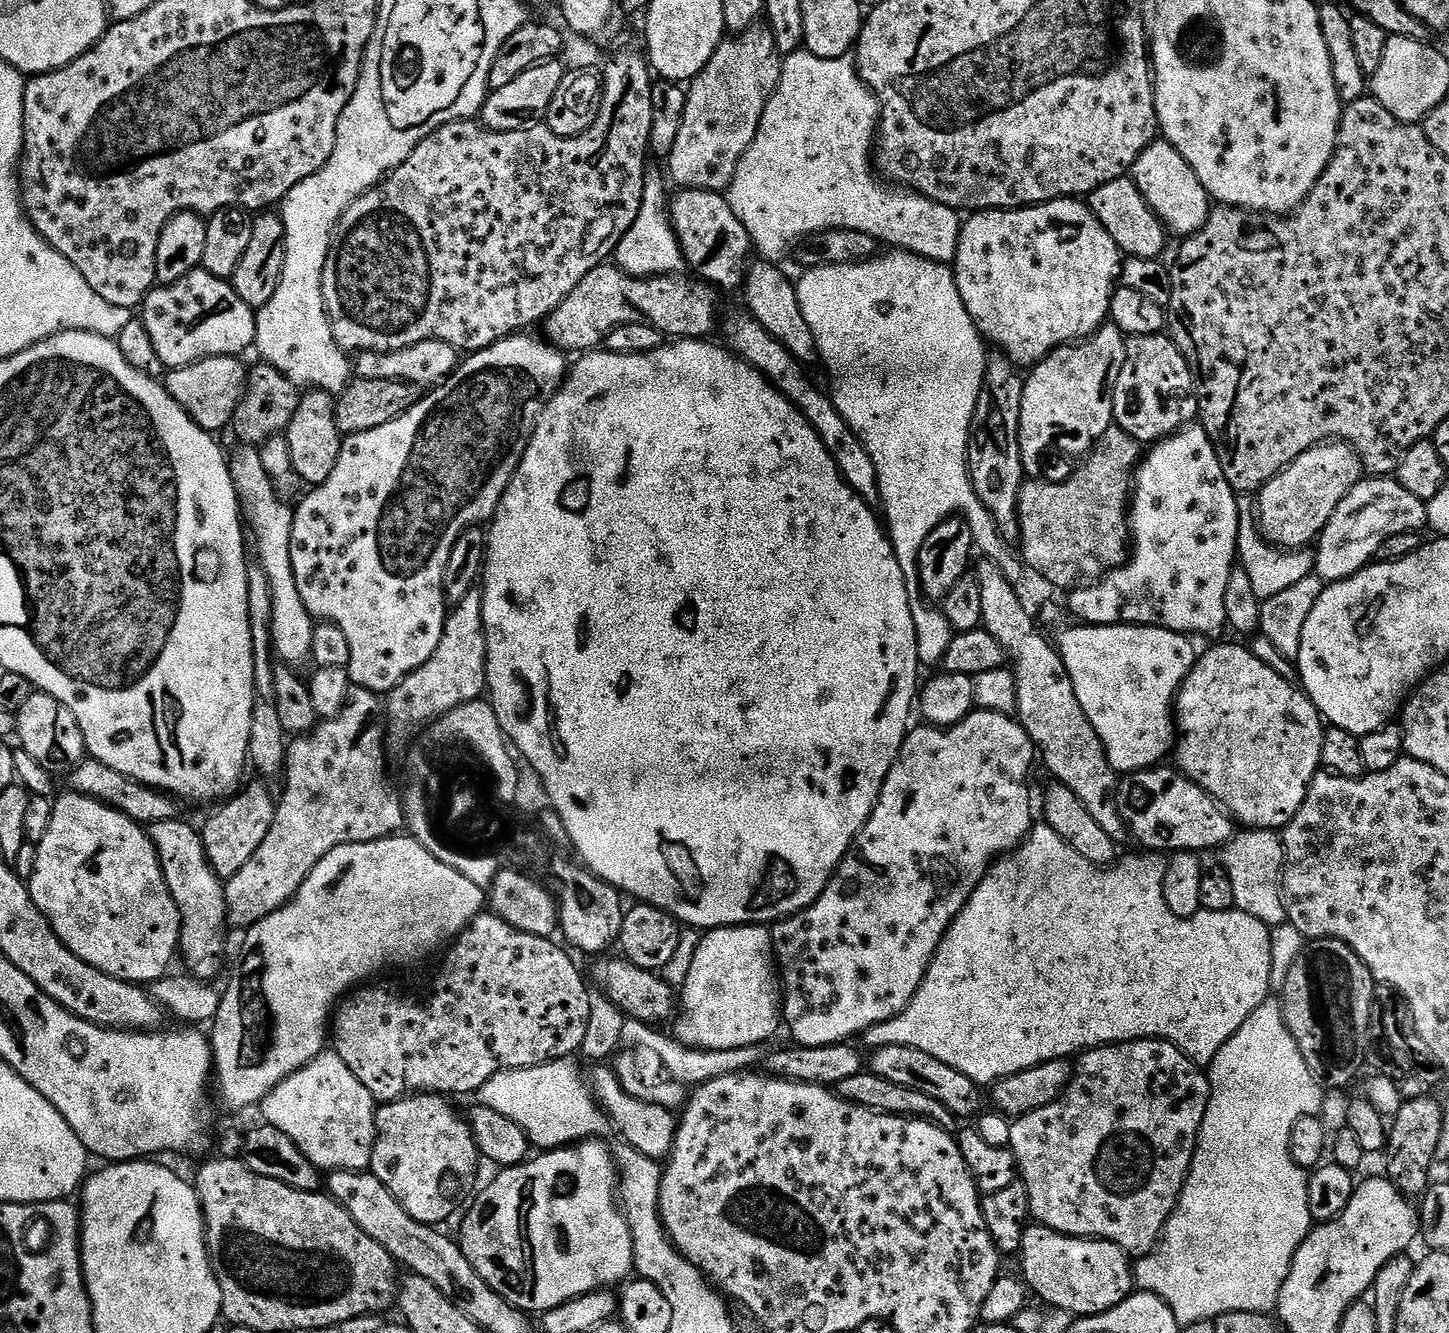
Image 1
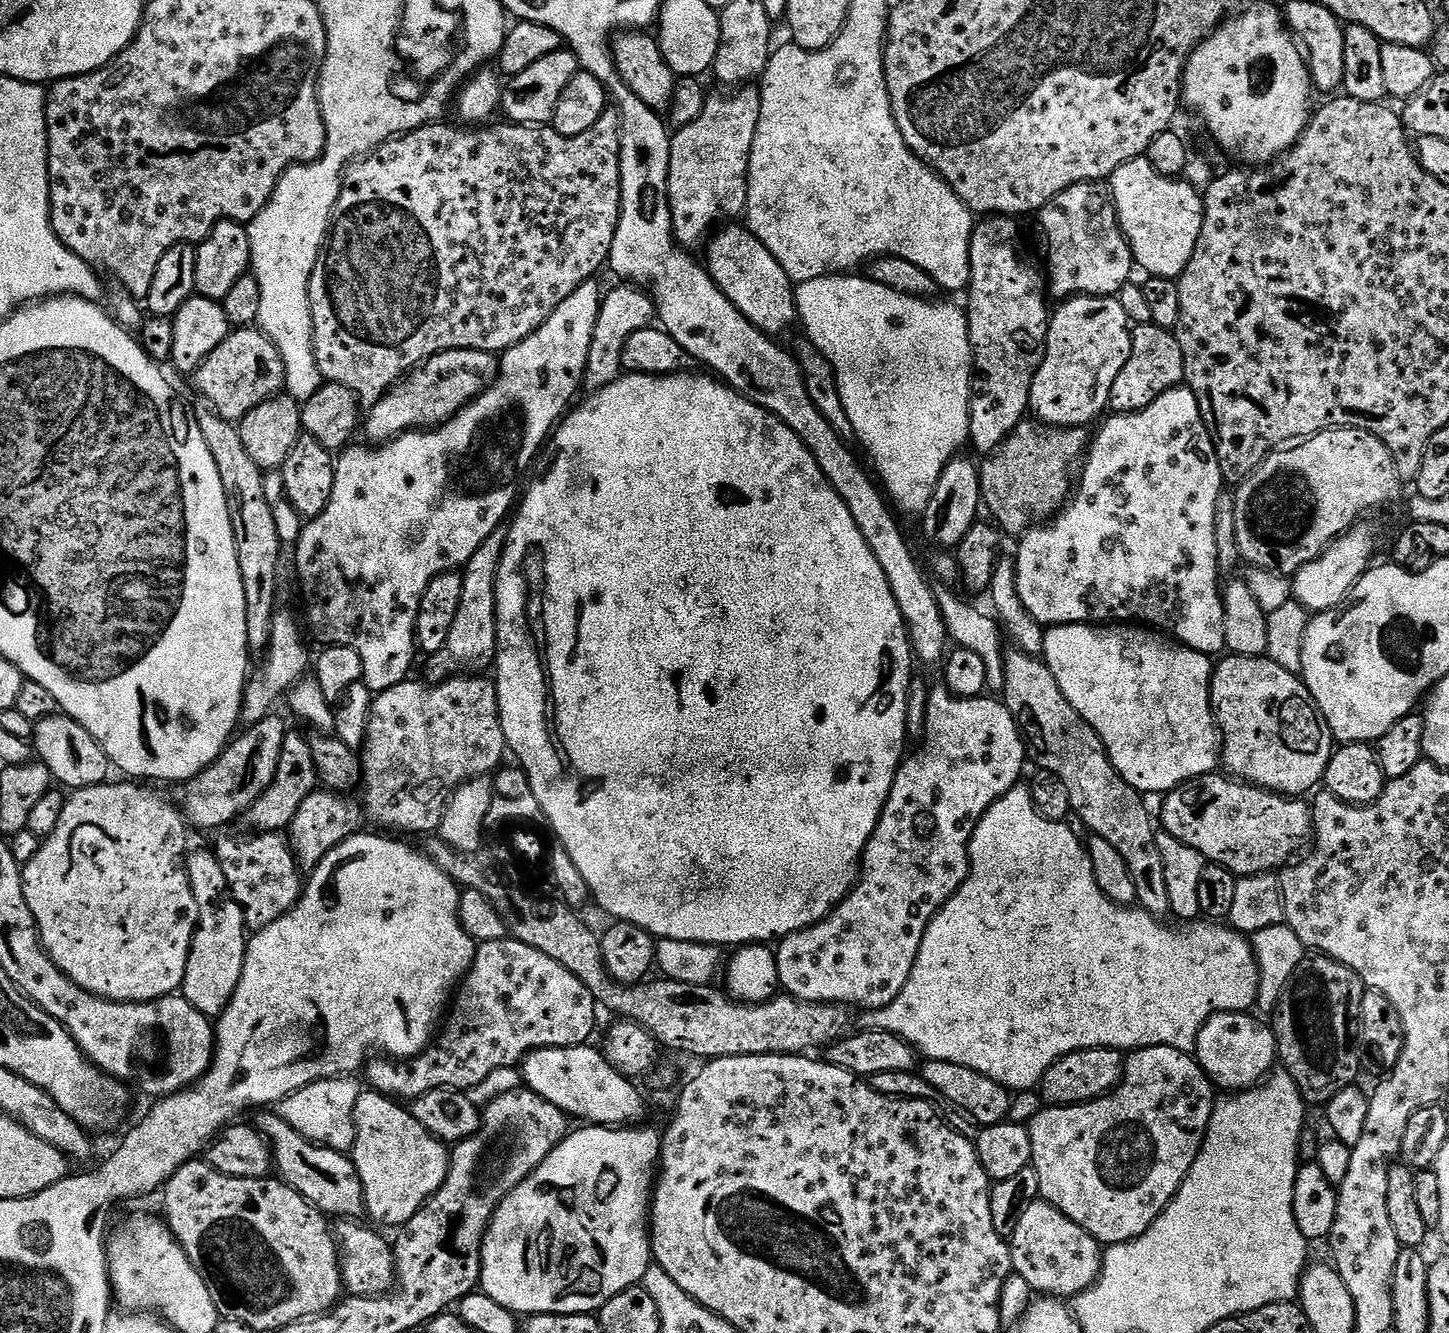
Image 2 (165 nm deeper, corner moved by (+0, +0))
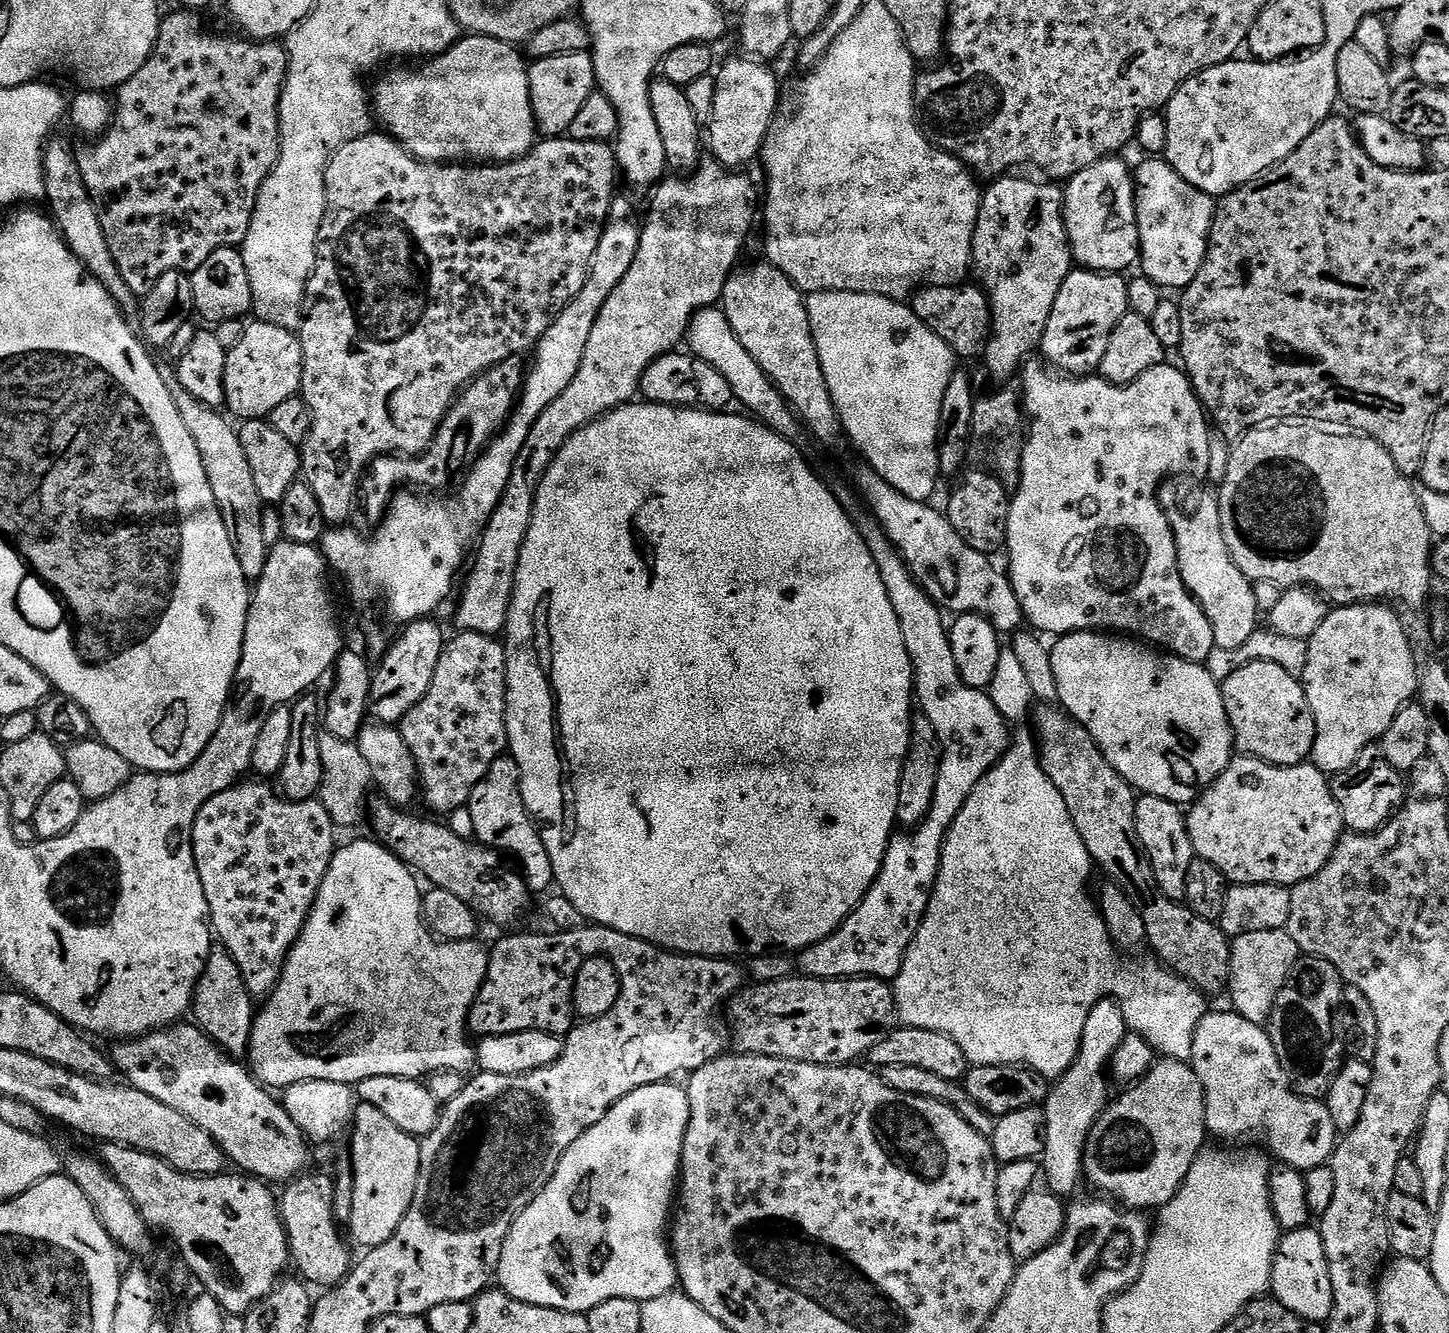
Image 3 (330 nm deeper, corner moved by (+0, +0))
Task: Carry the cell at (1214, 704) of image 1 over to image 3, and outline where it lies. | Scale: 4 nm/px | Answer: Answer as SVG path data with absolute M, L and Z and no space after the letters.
M1250 661L1248 665L1242 666L1222 681L1222 687L1226 714L1232 727L1232 738L1235 747L1243 755L1265 760L1267 764L1278 764L1283 768L1305 763L1311 757L1316 741L1316 727L1314 714L1310 710L1303 683L1299 679L1292 677L1274 662Z

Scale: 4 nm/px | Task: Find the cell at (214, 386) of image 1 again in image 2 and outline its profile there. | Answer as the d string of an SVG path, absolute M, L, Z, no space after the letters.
M255 327L229 331L226 342L222 342L222 346L214 350L214 354L210 354L200 363L200 367L194 373L194 379L196 379L197 390L208 399L207 407L217 412L223 420L233 422L246 418L246 414L250 414L254 406L266 402L271 396L279 396L285 391L282 354L278 354L278 346L274 346L274 342L270 342L270 338L266 338L264 333Z

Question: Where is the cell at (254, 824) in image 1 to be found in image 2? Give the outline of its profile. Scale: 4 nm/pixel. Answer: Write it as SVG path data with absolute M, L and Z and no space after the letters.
M285 731L284 741L282 742L282 758L278 762L278 774L274 774L274 782L259 796L254 803L244 813L243 823L248 823L249 829L261 832L278 832L283 833L285 830L291 829L294 822L294 814L298 814L298 806L302 806L302 802L306 802L306 798L310 798L310 794L317 791L318 777L316 767L314 766L314 754L310 750L310 739L307 735L303 736L300 732Z

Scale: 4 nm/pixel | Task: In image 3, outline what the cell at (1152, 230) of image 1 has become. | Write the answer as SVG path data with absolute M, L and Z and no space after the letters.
M1144 158L1134 168L1136 217L1140 235L1140 258L1143 275L1161 290L1183 290L1202 270L1208 249L1212 216L1216 212L1213 197L1194 187L1191 180L1178 174L1163 158Z

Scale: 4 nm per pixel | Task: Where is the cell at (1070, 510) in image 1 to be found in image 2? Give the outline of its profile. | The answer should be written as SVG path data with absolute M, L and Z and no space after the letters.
M1025 418L1021 420L1020 425L1017 426L1015 432L1012 433L1011 436L1008 437L1006 442L1002 442L1002 446L998 451L993 452L991 456L987 457L979 465L980 470L980 499L982 501L983 507L986 509L986 512L989 512L991 519L994 521L997 528L1000 529L1001 533L1005 537L1013 536L1013 538L1019 538L1024 535L1024 533L1029 532L1031 528L1037 527L1049 520L1052 519L1053 516L1056 515L1057 512L1060 511L1061 508L1064 507L1065 504L1068 503L1070 499L1070 493L1074 488L1074 476L1071 476L1068 473L1068 464L1072 464L1076 460L1076 456L1083 457L1085 455L1086 449L1090 443L1090 432L1087 427L1083 428L1054 428L1051 426L1045 426L1035 419Z

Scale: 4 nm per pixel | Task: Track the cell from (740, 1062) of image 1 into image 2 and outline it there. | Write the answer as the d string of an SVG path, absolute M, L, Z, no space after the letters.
M1017 786L1011 788L1009 792L1002 794L1002 798L998 798L998 802L994 802L988 807L986 814L982 814L982 818L978 821L975 830L972 832L972 841L968 843L968 877L962 882L960 889L940 907L938 914L930 922L930 926L926 926L926 934L922 938L922 946L918 950L918 958L914 962L914 970L910 970L910 978L906 978L906 986L902 986L902 994L898 994L898 998L894 998L894 1002L890 1002L885 1008L865 1011L863 1015L861 1015L864 1016L861 1018L859 1024L861 1029L898 1034L907 1044L911 1044L921 1057L929 1060L950 1062L954 1066L966 1066L970 1070L978 1070L978 1074L982 1074L986 1078L994 1078L994 1082L1006 1086L1009 1092L1019 1094L1019 1092L1028 1092L1031 1088L1032 1091L1039 1089L1041 1078L1043 1078L1046 1074L1046 1070L1054 1061L1061 1060L1064 1056L1081 1052L1087 1048L1135 1050L1138 1048L1149 1048L1150 1046L1170 1046L1174 1050L1182 1050L1189 1054L1195 1053L1198 1034L1202 1030L1202 1026L1206 1026L1206 1022L1214 1014L1218 1014L1219 1012L1248 1012L1257 1007L1256 999L1259 994L1260 980L1259 966L1256 964L1252 941L1245 933L1236 931L1235 928L1224 922L1188 922L1183 926L1176 926L1180 928L1171 928L1170 925L1164 924L1168 922L1152 916L1139 906L1125 906L1112 903L1110 898L1106 898L1106 894L1102 894L1102 890L1098 890L1098 882L1094 882L1094 866L1090 862L1090 854L1088 853L1085 841L1083 839L1079 840L1079 838L1076 837L1074 829L1067 828L1066 825L1059 824L1056 820L1047 820L1047 818L1036 809L1036 804L1032 801L1031 790L1024 787L1025 786Z

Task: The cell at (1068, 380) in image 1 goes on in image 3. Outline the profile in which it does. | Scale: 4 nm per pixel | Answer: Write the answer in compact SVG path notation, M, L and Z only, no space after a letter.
M1073 270L1066 282L1062 282L1058 298L1054 298L1054 310L1050 310L1050 322L1046 322L1039 351L1044 352L1043 359L1049 365L1073 378L1095 373L1102 358L1106 358L1106 346L1110 346L1114 326L1122 322L1127 312L1128 280L1123 275Z

